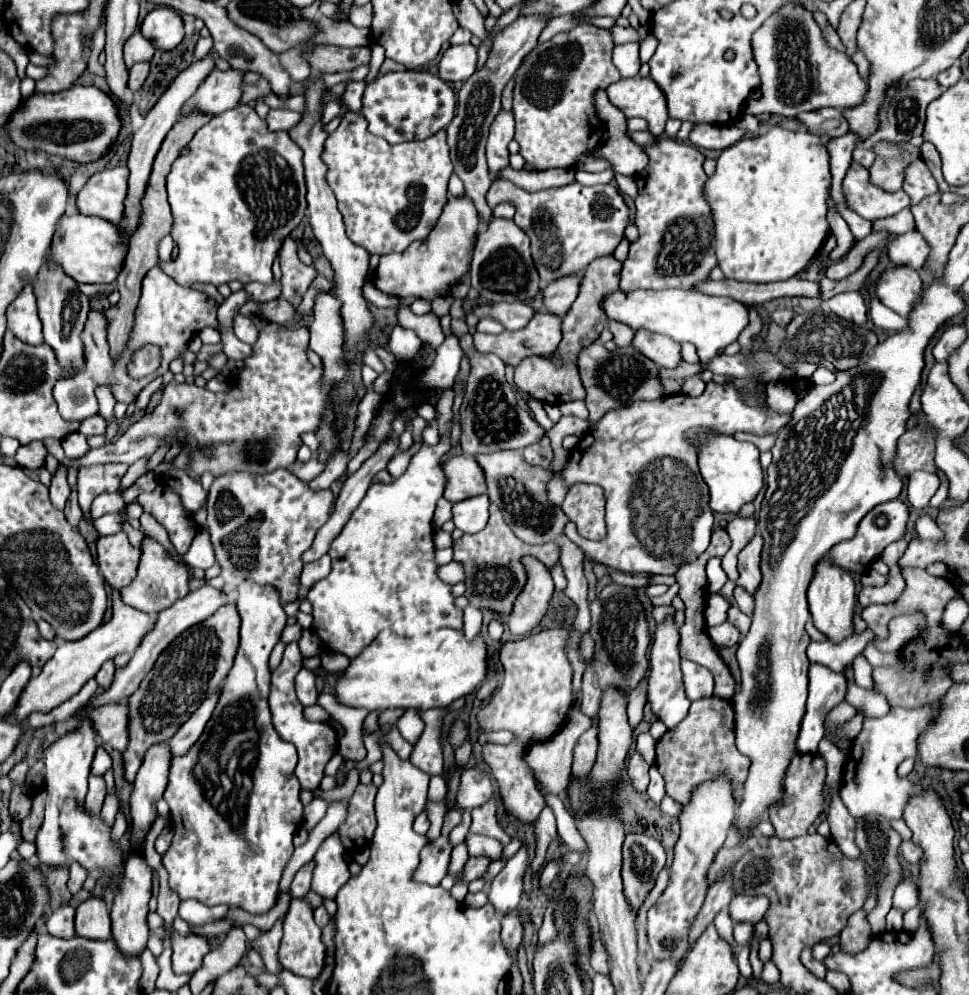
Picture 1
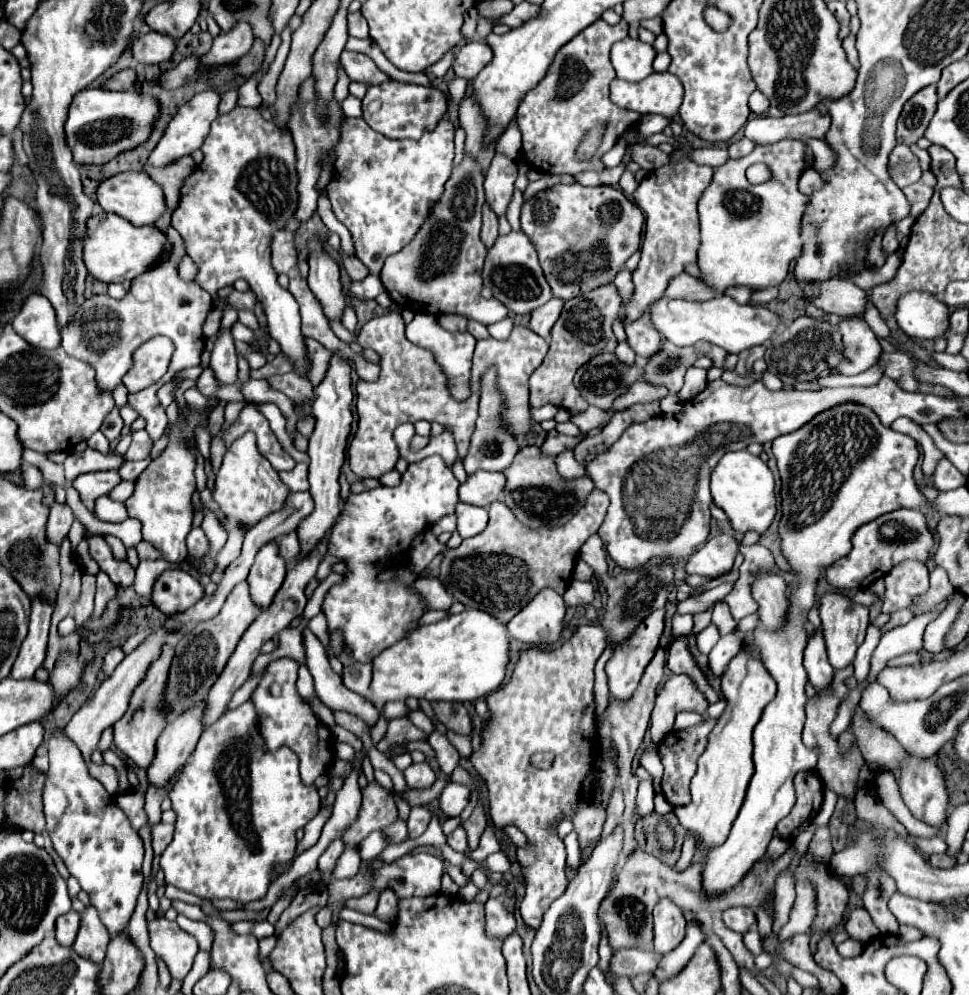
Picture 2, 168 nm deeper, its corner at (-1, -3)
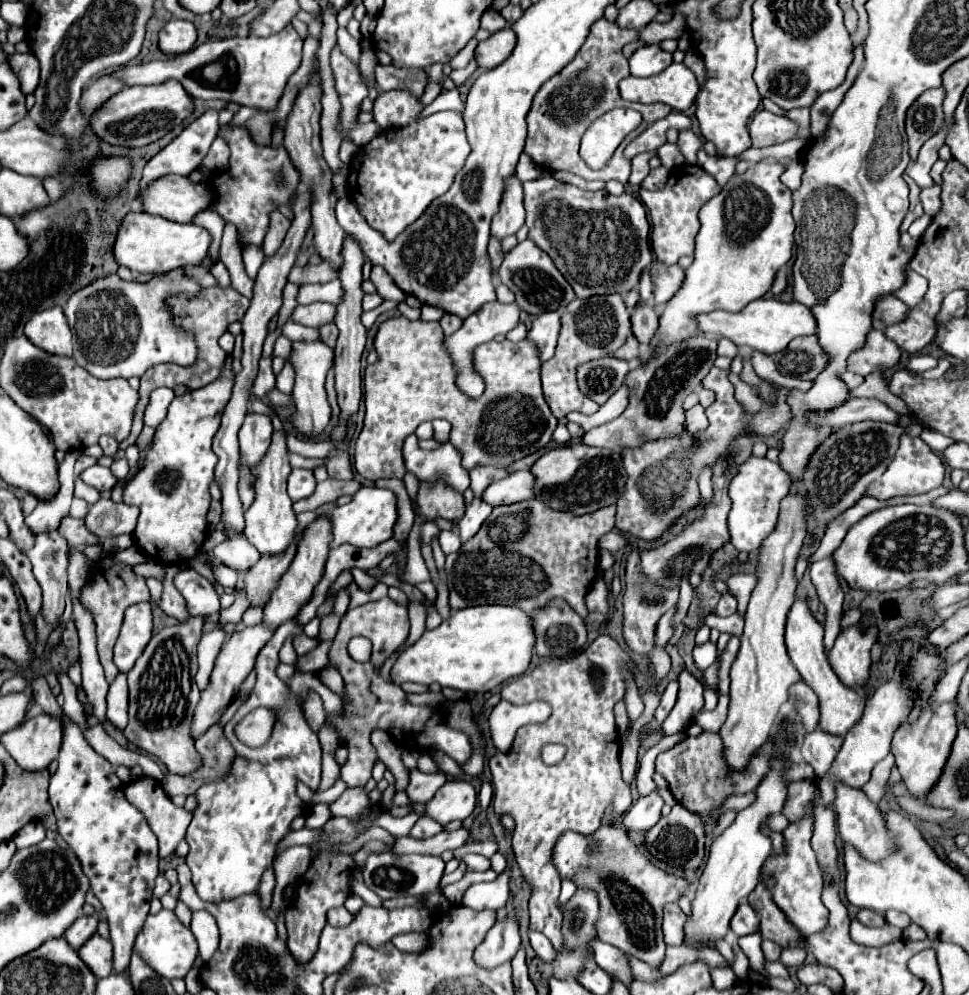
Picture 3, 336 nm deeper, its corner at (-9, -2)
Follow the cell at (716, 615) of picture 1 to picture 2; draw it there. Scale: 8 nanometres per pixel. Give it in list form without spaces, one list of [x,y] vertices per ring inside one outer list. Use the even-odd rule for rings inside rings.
[[[712,622],[708,628],[704,628],[704,630],[696,636],[696,642],[698,642],[698,648],[700,648],[704,654],[708,654],[708,652],[714,648],[714,644],[718,642],[718,638],[720,638],[718,626]]]

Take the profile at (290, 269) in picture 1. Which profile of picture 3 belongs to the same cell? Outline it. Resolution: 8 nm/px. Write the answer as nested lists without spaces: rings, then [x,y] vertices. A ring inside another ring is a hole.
[[[280,211],[270,213],[270,225],[268,225],[268,231],[266,231],[266,239],[262,243],[266,257],[274,255],[274,251],[278,251],[288,227],[290,227],[290,221]]]

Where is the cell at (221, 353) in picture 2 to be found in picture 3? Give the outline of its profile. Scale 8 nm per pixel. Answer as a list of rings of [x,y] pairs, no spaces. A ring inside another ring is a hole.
[[[228,357],[220,379],[198,391],[186,391],[174,397],[166,419],[156,429],[142,471],[124,487],[122,501],[140,509],[134,529],[136,545],[154,561],[184,563],[200,551],[206,539],[210,483],[216,467],[212,437],[220,427],[220,417],[230,401],[232,385],[232,357]]]

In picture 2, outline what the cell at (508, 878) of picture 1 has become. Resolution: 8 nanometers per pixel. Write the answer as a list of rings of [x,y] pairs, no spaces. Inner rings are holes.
[[[500,894],[498,898],[490,898],[486,902],[486,912],[488,912],[486,932],[490,932],[490,936],[506,938],[516,928],[514,912],[506,908],[506,900],[508,898],[510,898],[510,894]]]

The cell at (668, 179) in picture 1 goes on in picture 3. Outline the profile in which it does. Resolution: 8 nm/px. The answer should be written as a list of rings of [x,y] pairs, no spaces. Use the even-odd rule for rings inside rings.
[[[680,165],[672,169],[668,185],[660,191],[640,189],[640,199],[648,207],[652,217],[652,249],[658,261],[674,265],[680,257],[694,253],[694,237],[700,229],[698,211],[706,201],[718,195],[718,191],[720,187],[716,179],[698,165]]]

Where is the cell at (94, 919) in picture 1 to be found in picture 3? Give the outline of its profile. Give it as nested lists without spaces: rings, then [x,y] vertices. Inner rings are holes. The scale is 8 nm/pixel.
[[[98,933],[90,937],[82,947],[80,947],[80,959],[90,967],[90,971],[102,979],[112,973],[112,943]]]

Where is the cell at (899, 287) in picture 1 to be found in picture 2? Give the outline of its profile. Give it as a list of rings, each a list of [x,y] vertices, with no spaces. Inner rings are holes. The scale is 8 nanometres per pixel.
[[[910,290],[896,302],[898,326],[912,338],[938,338],[948,330],[948,308],[944,302],[922,290]]]

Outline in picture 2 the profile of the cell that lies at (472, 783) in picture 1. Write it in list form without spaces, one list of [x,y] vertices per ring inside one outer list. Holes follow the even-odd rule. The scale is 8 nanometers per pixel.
[[[450,782],[442,794],[440,794],[440,808],[448,818],[456,818],[462,814],[462,810],[468,806],[470,802],[470,788],[464,784],[456,784]]]

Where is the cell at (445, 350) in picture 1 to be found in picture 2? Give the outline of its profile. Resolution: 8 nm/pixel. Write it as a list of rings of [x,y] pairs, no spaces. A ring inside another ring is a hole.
[[[418,312],[414,316],[414,320],[410,324],[406,324],[406,338],[410,342],[414,342],[416,346],[432,350],[434,356],[440,358],[440,366],[444,368],[444,372],[448,376],[448,388],[456,400],[466,400],[470,396],[468,378],[470,378],[470,366],[472,366],[472,352],[474,352],[474,344],[476,344],[474,336],[470,336],[468,332],[454,332],[454,334],[446,332],[442,326],[438,326],[434,322],[434,316]]]

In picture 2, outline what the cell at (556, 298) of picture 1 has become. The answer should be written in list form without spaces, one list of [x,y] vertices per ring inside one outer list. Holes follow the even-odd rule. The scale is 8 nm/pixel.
[[[550,298],[542,308],[536,308],[532,312],[532,320],[530,320],[530,328],[534,328],[536,334],[544,336],[546,340],[550,338],[550,330],[552,326],[556,324],[560,312],[562,312],[562,306],[564,306],[564,300],[558,300],[558,298]]]

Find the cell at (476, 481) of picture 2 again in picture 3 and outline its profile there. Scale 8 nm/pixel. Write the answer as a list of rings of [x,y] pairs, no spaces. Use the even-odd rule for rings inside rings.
[[[532,471],[510,473],[504,479],[492,483],[482,495],[482,499],[494,507],[526,501],[530,497],[534,497],[534,475],[532,475]]]

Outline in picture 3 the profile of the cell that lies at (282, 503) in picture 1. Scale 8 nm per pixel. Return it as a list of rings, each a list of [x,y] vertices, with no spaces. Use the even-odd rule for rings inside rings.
[[[248,413],[244,419],[244,425],[240,429],[240,451],[244,455],[246,465],[252,469],[270,447],[272,437],[272,419],[268,415]]]

